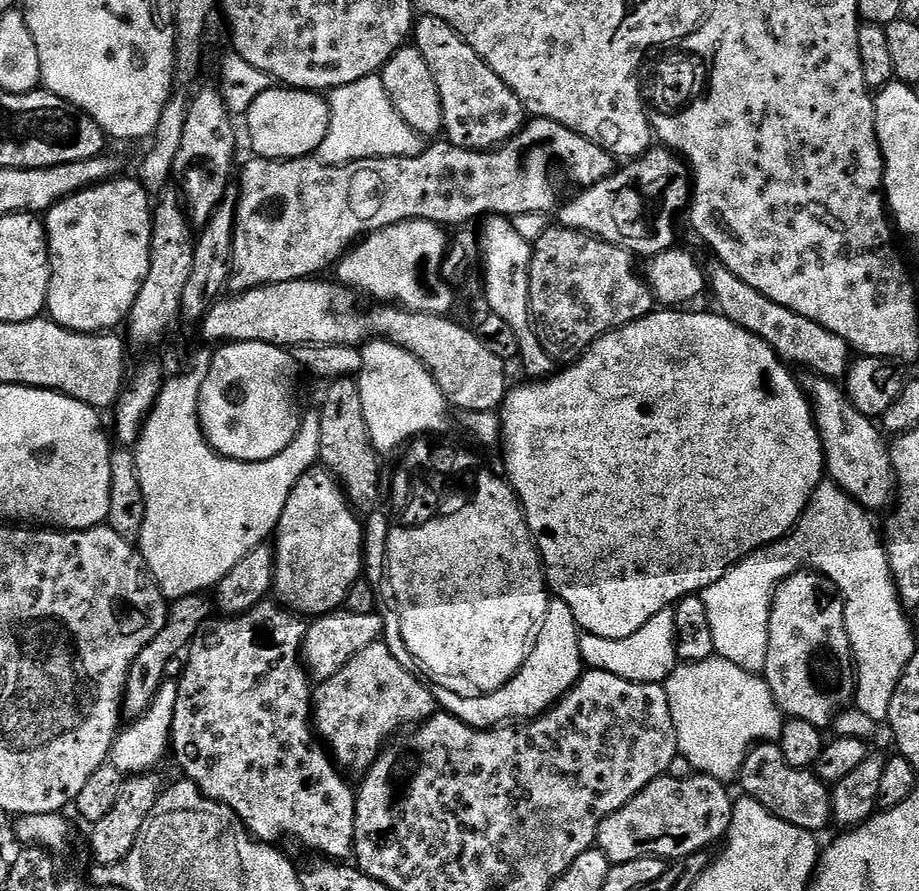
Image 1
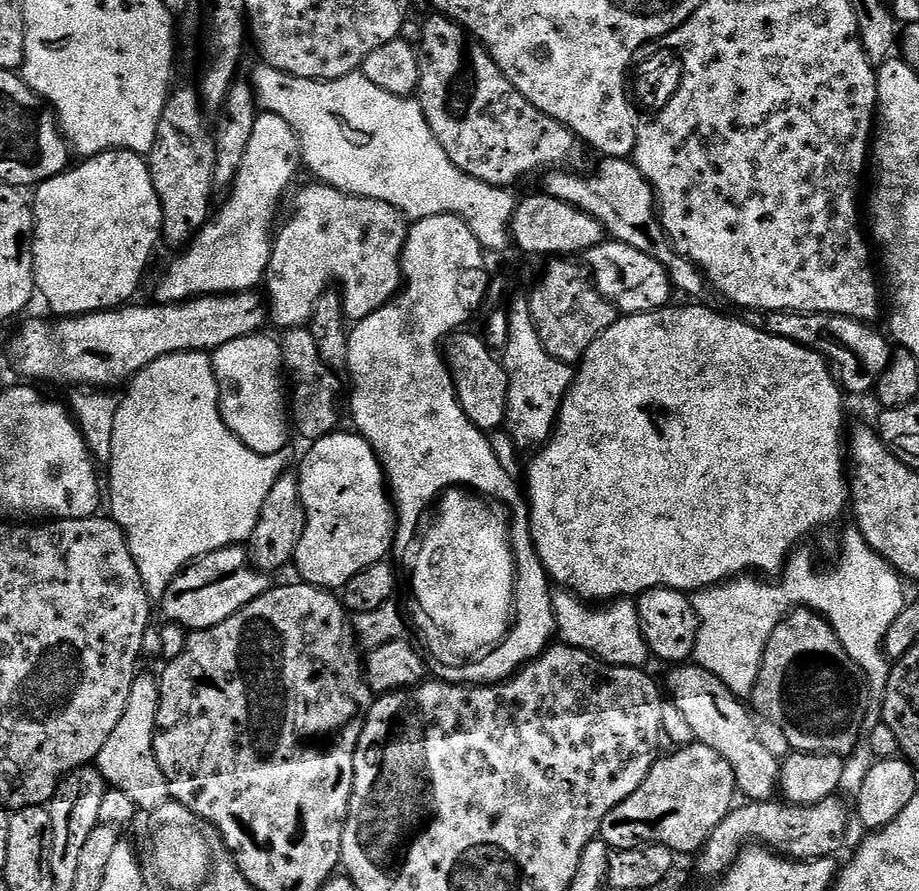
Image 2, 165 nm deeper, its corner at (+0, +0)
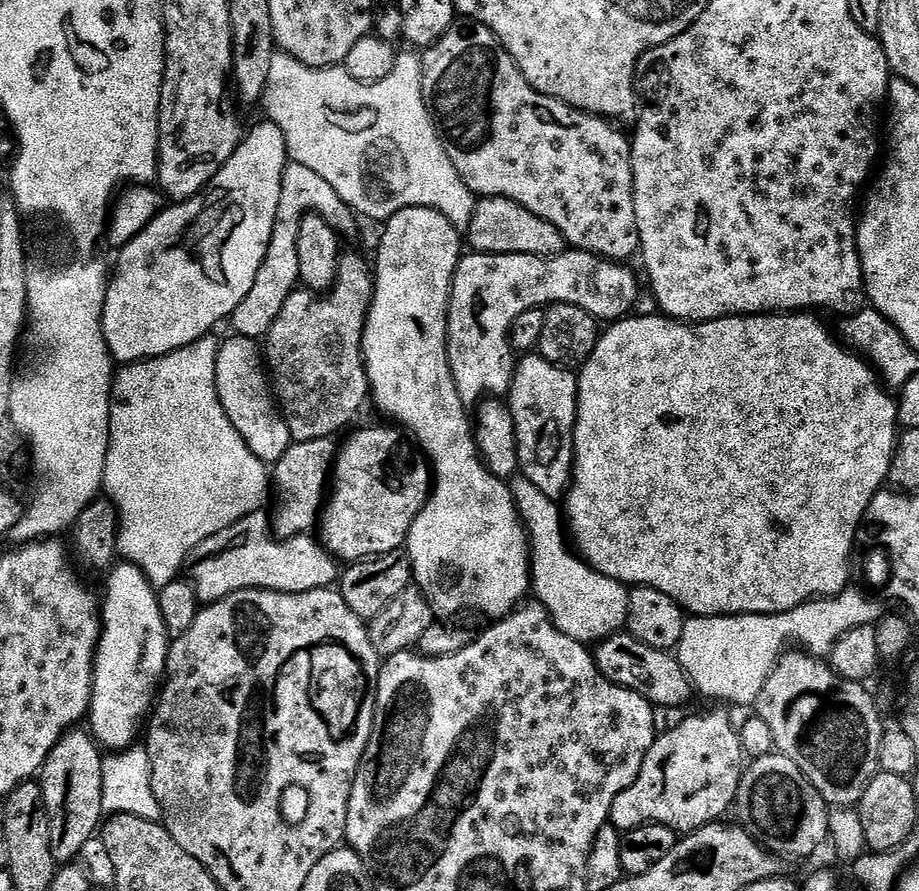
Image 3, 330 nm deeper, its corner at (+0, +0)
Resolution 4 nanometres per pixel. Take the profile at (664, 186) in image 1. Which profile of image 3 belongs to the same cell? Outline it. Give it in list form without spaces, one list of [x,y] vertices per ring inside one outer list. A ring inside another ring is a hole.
[[[489,196],[476,201],[476,209],[466,230],[466,244],[472,252],[490,252],[494,256],[502,254],[526,254],[527,256],[561,256],[566,251],[564,235],[558,226],[550,226],[546,218],[530,214],[518,202],[501,196]]]

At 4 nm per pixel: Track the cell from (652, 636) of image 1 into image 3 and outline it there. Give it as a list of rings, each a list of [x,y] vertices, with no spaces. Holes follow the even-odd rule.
[[[519,474],[511,477],[510,487],[520,523],[528,533],[528,554],[532,561],[531,591],[550,614],[554,627],[580,644],[589,646],[617,635],[628,622],[629,589],[620,581],[594,570],[574,554],[566,539],[562,508],[557,501],[542,494],[530,478]]]

